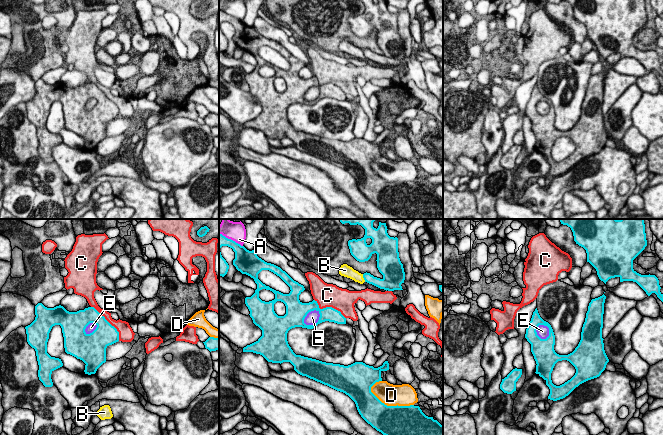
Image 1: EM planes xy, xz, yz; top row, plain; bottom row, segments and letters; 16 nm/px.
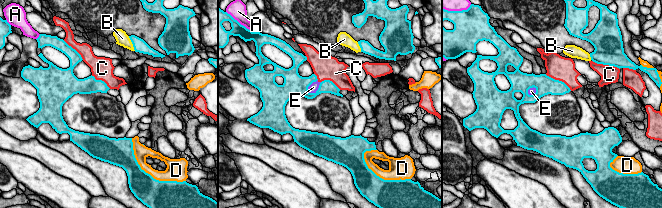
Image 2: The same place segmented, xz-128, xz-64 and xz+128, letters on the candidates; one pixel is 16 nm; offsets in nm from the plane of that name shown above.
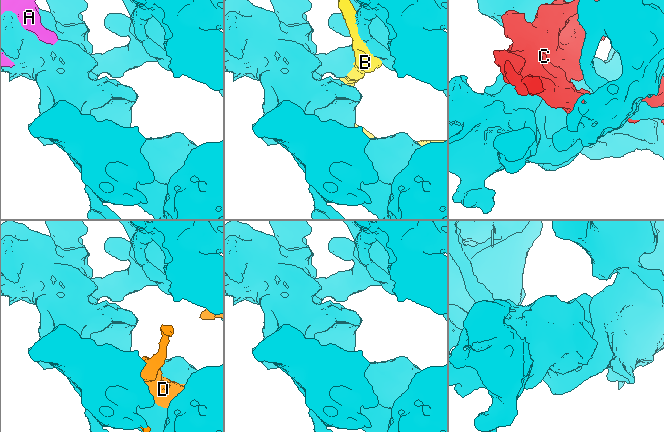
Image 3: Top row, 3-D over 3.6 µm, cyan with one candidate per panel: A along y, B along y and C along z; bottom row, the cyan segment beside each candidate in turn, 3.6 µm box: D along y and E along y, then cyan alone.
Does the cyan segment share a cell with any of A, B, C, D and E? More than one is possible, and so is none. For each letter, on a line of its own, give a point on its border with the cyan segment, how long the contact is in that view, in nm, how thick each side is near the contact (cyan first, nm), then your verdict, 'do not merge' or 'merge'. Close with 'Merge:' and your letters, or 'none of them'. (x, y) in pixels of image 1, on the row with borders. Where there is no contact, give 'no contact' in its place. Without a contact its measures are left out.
A: meets cyan in xz at (230, 239); contact 440 nm long; 200 nm thick on the cyan side, 300 nm on the other; do not merge
B: meets cyan in xz at (363, 277); contact 140 nm long; 140 nm thick on the cyan side, 180 nm on the other; merge
C: meets cyan in xy at (108, 322); contact 700 nm long; 360 nm thick on the cyan side, 200 nm on the other; do not merge
D: meets cyan in xz at (390, 406); contact 750 nm long; 480 nm thick on the cyan side, 360 nm on the other; do not merge
E: meets cyan in xz at (309, 311); contact 320 nm long; 340 nm thick on the cyan side, 200 nm on the other; do not merge
Merge: B

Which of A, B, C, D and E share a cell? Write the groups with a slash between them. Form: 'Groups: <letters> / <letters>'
Groups: A / B / C E / D

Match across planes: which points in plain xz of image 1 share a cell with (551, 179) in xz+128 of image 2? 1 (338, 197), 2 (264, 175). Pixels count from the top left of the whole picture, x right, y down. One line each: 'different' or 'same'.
1: same
2: different

